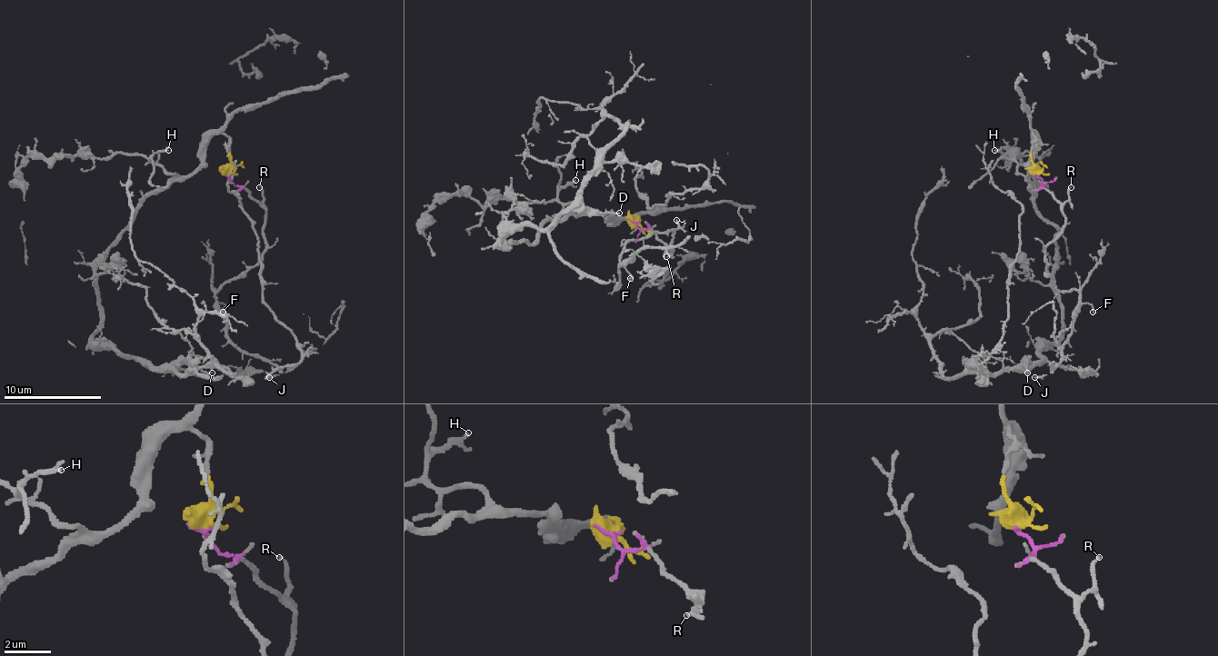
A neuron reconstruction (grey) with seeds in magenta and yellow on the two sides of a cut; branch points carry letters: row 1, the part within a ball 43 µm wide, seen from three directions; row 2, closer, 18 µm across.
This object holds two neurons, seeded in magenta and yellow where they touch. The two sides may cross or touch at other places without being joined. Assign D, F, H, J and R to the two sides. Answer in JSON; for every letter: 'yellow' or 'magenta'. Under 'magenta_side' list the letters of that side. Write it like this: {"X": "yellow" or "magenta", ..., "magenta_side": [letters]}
{"D": "yellow", "F": "magenta", "H": "yellow", "J": "magenta", "R": "magenta", "magenta_side": ["F", "J", "R"]}

